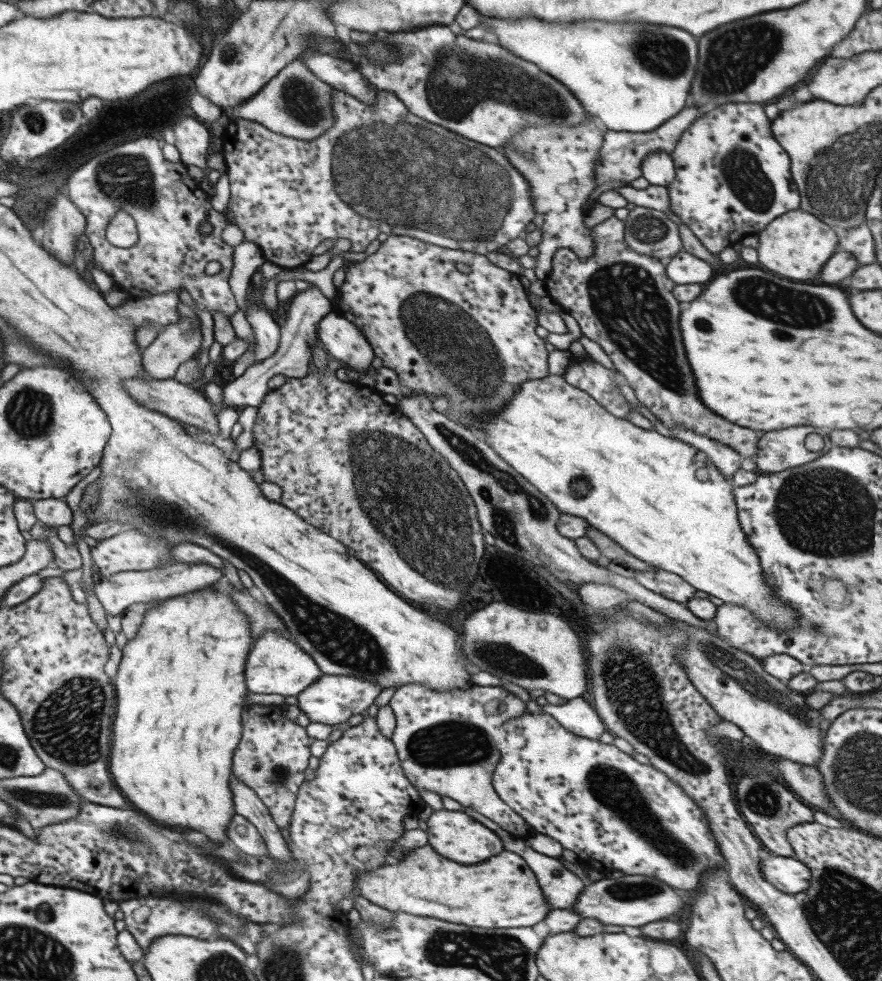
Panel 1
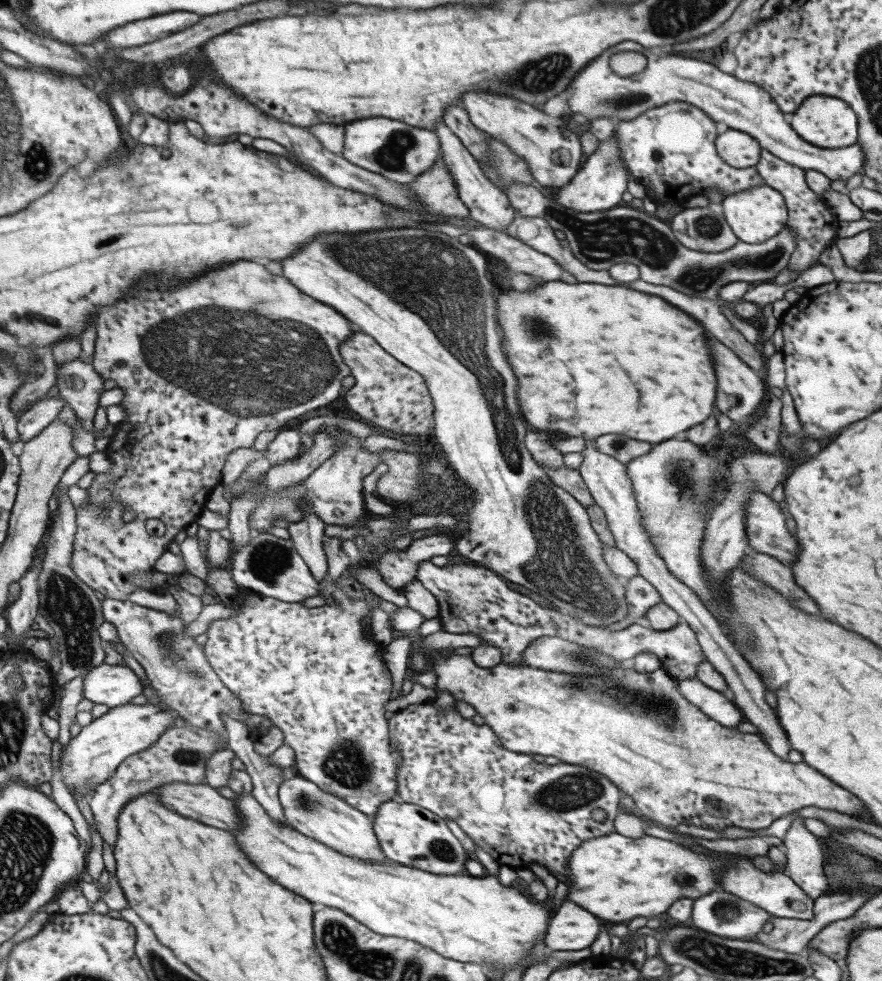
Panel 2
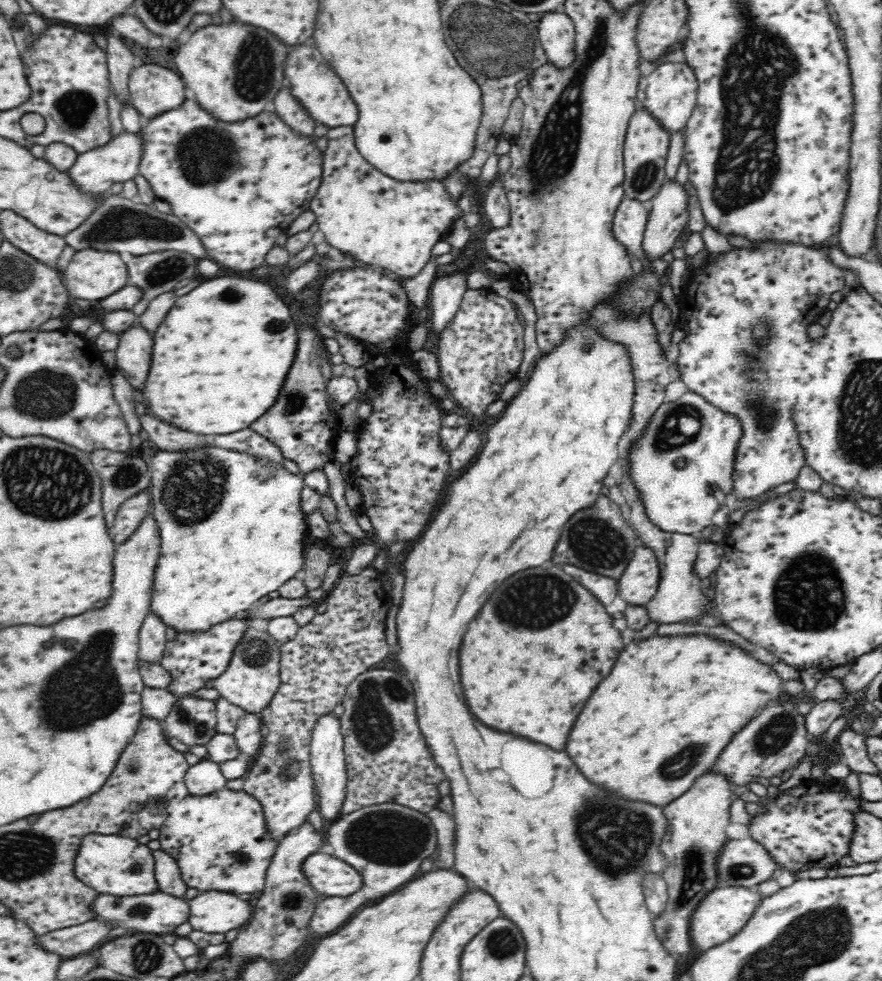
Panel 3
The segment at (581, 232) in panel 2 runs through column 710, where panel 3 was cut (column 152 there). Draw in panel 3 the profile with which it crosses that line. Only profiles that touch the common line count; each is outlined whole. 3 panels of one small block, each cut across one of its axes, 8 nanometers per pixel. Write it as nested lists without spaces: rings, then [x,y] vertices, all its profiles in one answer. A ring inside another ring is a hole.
[[[166,250],[134,256],[126,264],[130,284],[144,288],[143,299],[132,308],[138,316],[142,316],[156,296],[174,290],[184,280],[190,280],[196,274],[198,260],[186,252]]]

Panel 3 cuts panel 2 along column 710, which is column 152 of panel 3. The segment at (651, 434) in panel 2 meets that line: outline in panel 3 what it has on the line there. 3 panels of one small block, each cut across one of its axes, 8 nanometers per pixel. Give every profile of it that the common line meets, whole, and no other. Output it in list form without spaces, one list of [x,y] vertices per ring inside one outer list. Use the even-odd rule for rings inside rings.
[[[226,276],[200,284],[176,300],[166,322],[160,324],[158,334],[154,334],[152,368],[144,390],[150,414],[182,430],[206,436],[248,428],[278,400],[278,390],[282,388],[296,356],[298,326],[295,309],[273,280],[256,276]]]

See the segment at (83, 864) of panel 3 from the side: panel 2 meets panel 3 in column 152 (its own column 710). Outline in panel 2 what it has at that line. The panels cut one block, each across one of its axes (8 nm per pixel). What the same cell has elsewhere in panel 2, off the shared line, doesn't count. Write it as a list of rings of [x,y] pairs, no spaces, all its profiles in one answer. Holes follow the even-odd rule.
[[[615,832],[599,836],[581,843],[569,856],[569,884],[567,900],[573,900],[583,910],[591,912],[597,918],[609,922],[625,922],[635,916],[657,916],[669,908],[673,900],[679,898],[697,898],[717,888],[715,884],[715,860],[709,856],[697,856],[673,841],[651,838],[645,835],[639,838],[627,838]]]

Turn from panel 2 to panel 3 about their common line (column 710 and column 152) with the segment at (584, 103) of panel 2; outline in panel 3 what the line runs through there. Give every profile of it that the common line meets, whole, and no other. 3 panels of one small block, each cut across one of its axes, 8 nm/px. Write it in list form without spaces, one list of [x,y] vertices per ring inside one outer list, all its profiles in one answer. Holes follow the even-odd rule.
[[[156,64],[132,69],[128,80],[130,103],[147,119],[162,116],[184,102],[184,81],[178,74]]]

